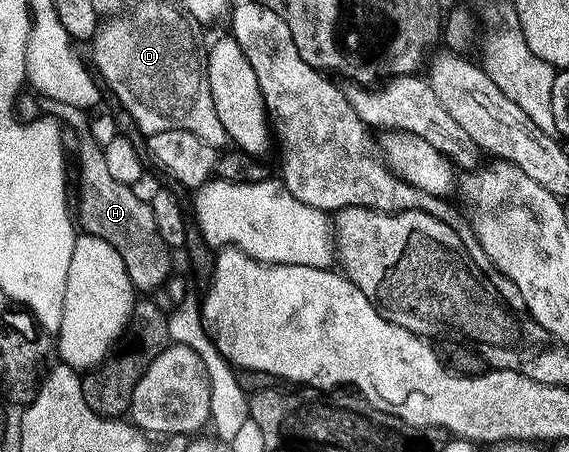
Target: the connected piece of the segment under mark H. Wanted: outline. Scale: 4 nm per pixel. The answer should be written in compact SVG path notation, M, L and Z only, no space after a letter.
M83 125L77 126L73 135L75 147L79 157L79 215L77 211L77 223L86 234L96 235L105 241L109 241L119 250L119 255L123 258L131 283L140 292L151 291L154 287L162 288L167 278L173 272L171 266L172 248L167 246L167 242L159 236L159 230L155 228L155 218L150 203L139 201L131 192L130 186L122 184L109 173L103 156L103 147L96 143L95 136Z

